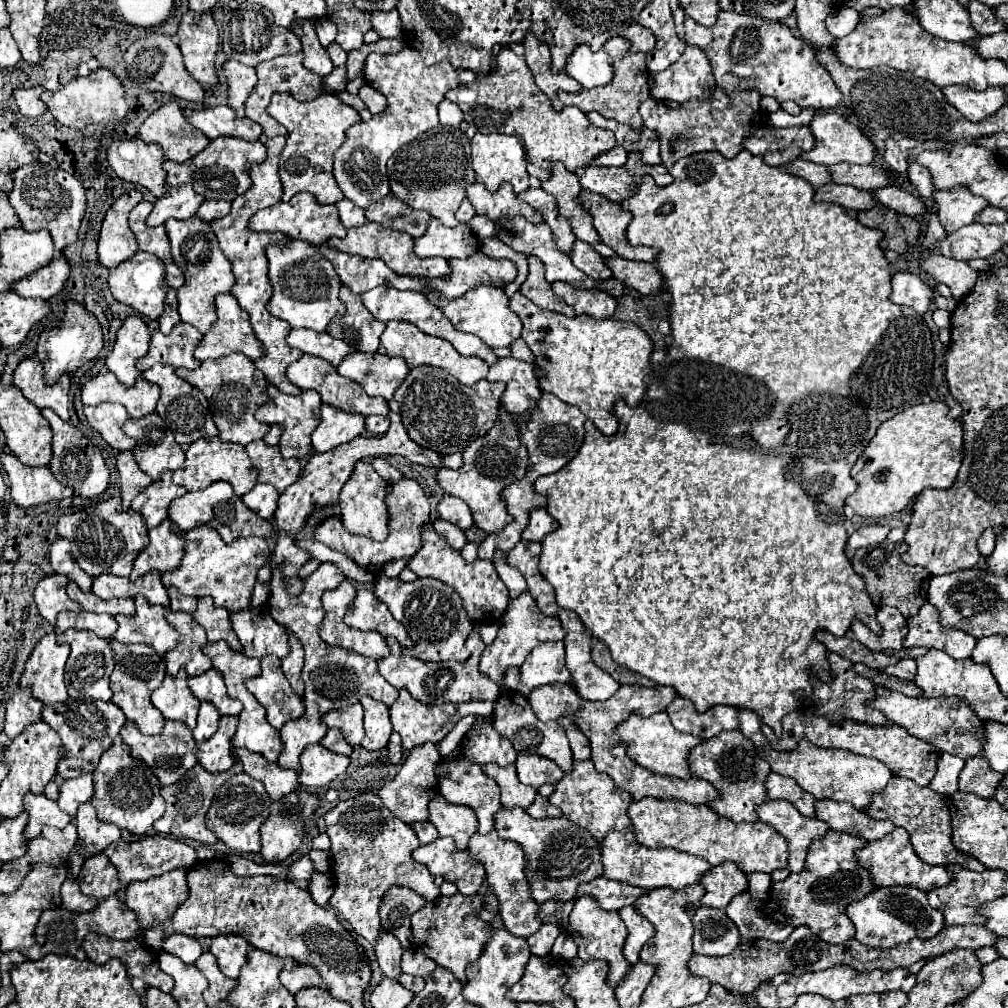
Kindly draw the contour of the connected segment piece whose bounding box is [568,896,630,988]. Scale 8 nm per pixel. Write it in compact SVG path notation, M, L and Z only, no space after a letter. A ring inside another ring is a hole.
M582 896L574 904L574 910L572 910L568 922L570 922L568 924L568 934L578 944L578 956L582 960L606 960L608 966L610 966L610 972L608 972L608 980L606 982L612 988L618 986L620 980L624 978L624 974L630 970L630 964L622 956L622 946L624 946L624 940L626 940L628 930L626 930L626 924L618 918L618 912L602 910L592 896Z

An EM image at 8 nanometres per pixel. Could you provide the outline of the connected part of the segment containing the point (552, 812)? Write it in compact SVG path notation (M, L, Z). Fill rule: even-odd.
M536 794L534 802L526 808L526 812L528 812L530 816L534 816L534 818L556 818L556 816L562 816L562 812L560 812L556 806L552 806L552 804L548 802L548 798L544 798L544 796L540 796L540 794Z

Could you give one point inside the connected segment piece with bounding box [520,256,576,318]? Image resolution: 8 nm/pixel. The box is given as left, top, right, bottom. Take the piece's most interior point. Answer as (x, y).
(536, 288)

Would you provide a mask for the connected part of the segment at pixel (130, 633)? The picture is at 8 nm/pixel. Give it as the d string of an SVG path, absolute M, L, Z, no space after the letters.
M140 594L134 598L134 602L134 616L116 616L118 630L114 632L114 638L118 642L150 644L160 656L164 656L178 644L178 632L166 622L166 608L148 604Z

